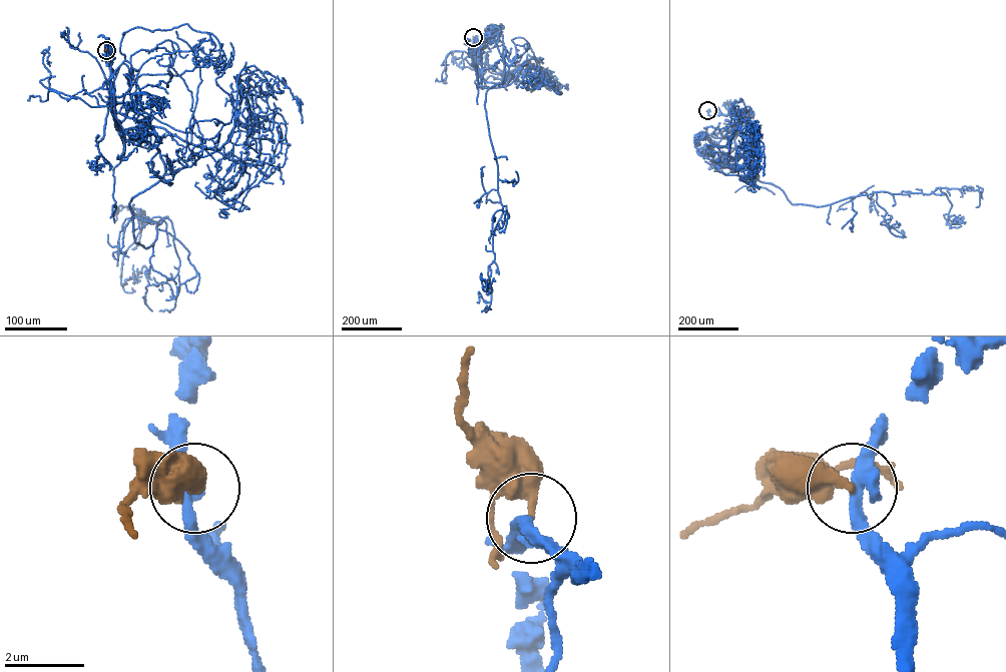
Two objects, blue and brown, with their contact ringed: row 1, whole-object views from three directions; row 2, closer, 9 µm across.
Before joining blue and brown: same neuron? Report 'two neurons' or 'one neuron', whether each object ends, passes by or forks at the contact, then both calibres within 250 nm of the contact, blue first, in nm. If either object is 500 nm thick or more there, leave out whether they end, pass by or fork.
two neurons | blue passes by | brown ends | 360/320 nm

